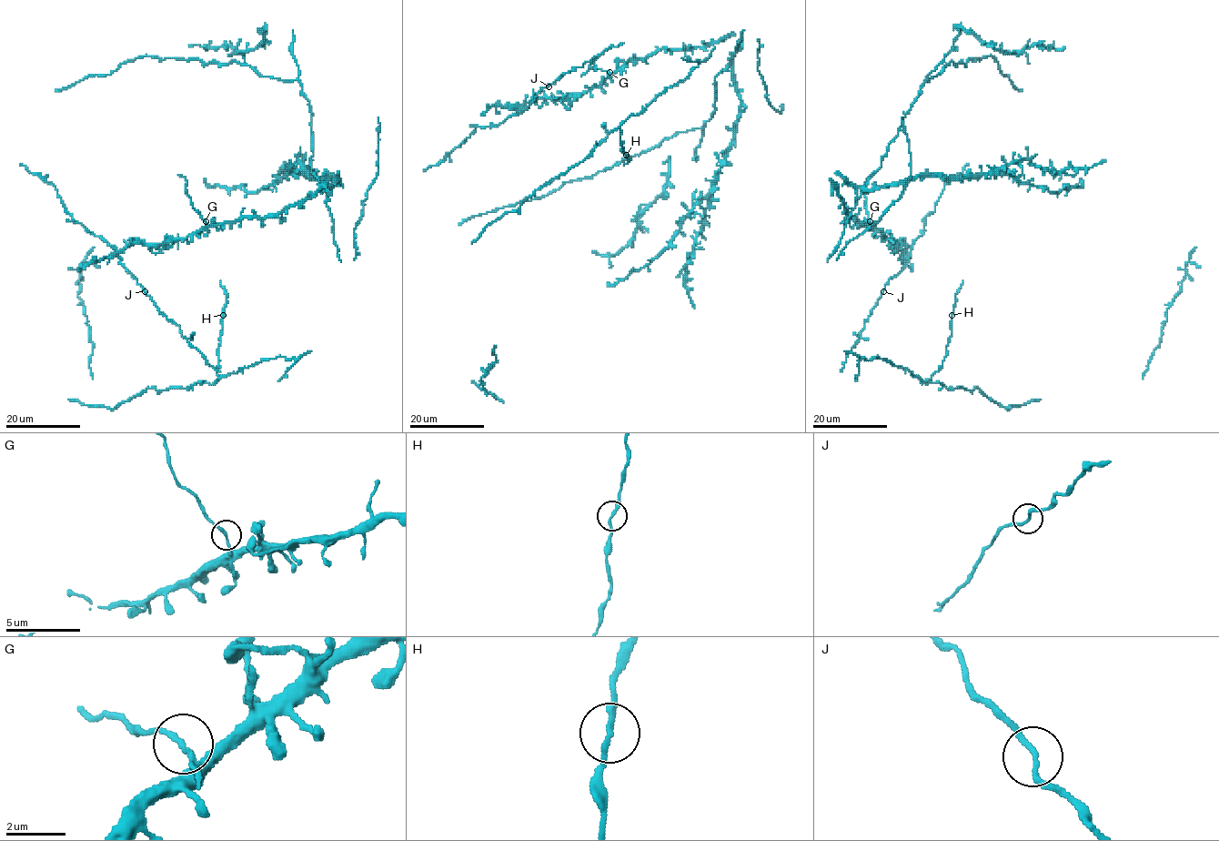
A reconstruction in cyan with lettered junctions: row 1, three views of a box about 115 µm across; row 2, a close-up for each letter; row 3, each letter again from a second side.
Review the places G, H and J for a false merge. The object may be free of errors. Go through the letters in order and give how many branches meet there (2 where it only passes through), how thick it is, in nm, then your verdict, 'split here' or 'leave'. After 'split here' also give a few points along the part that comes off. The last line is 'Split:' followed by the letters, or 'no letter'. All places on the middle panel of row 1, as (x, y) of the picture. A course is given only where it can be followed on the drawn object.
G: 2 | 160 nm | split here | (609, 72), (589, 65), (589, 68), (581, 75)
H: 2 | 180 nm | leave
J: 2 | 170 nm | leave
Split: G

